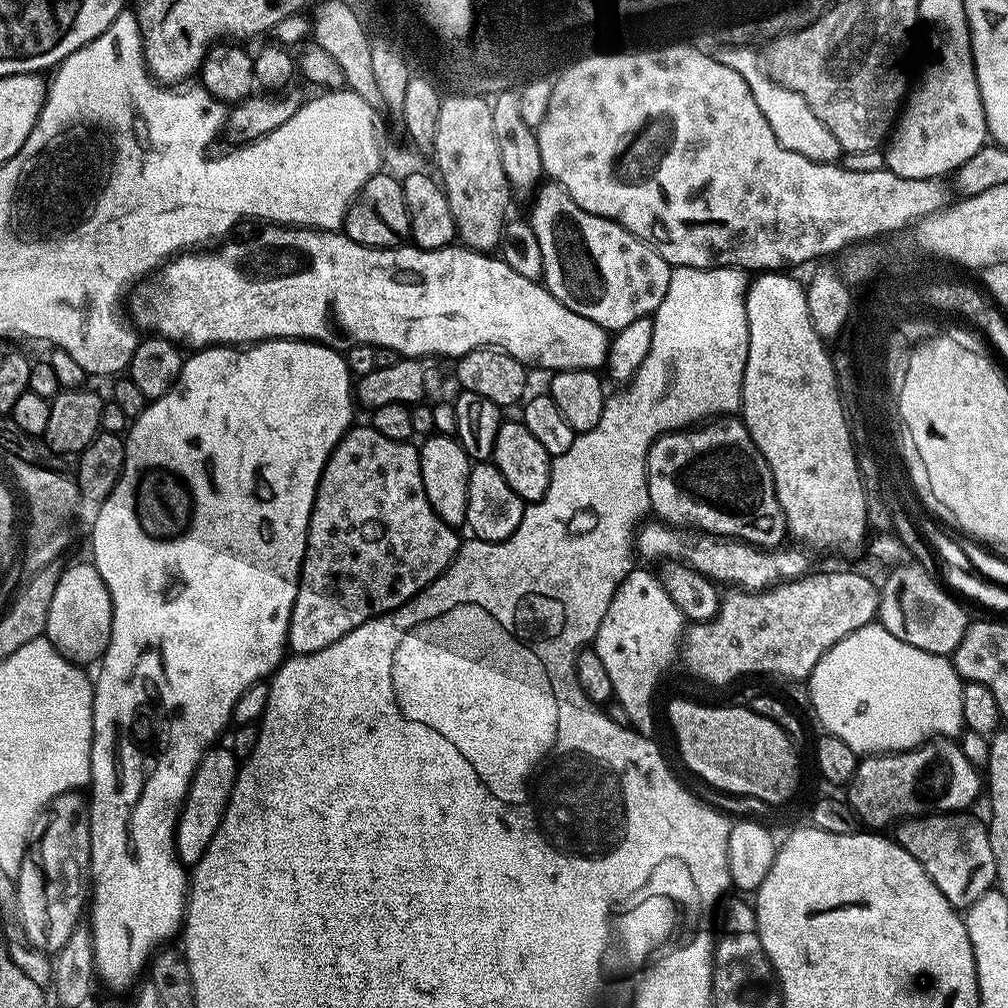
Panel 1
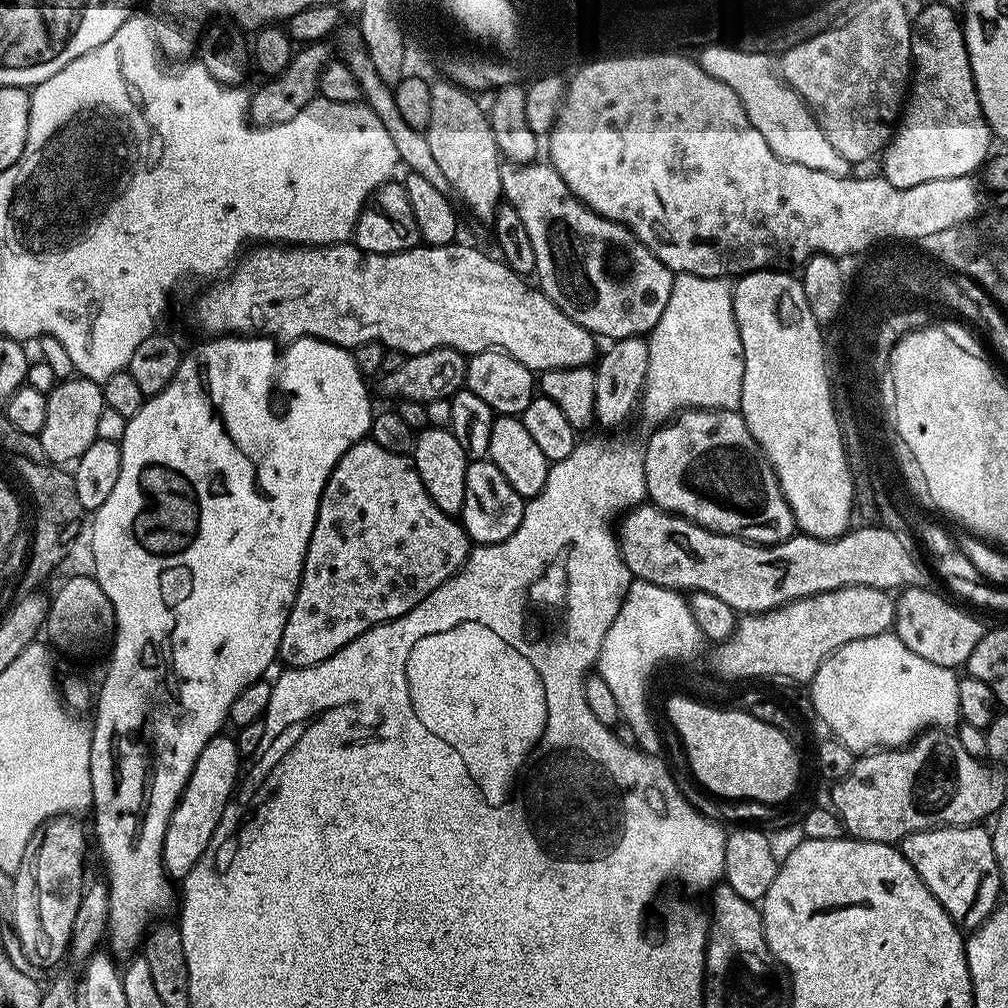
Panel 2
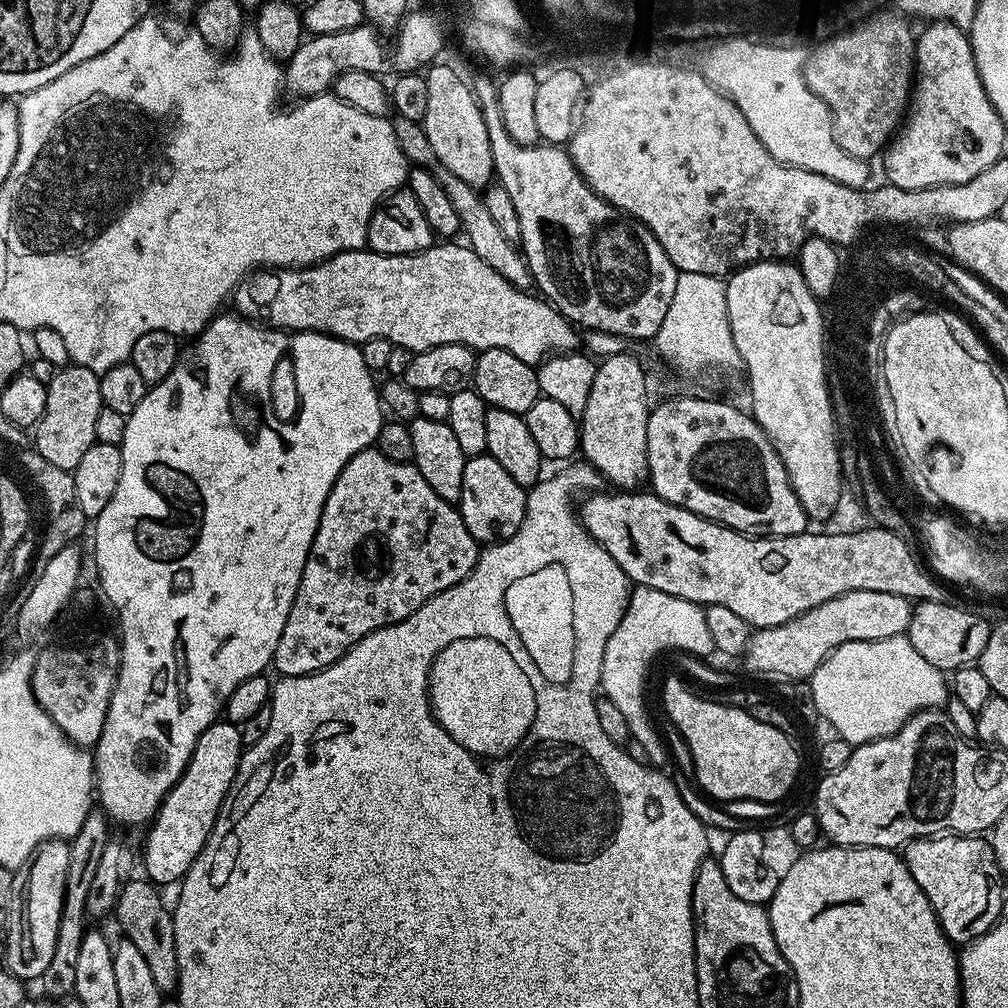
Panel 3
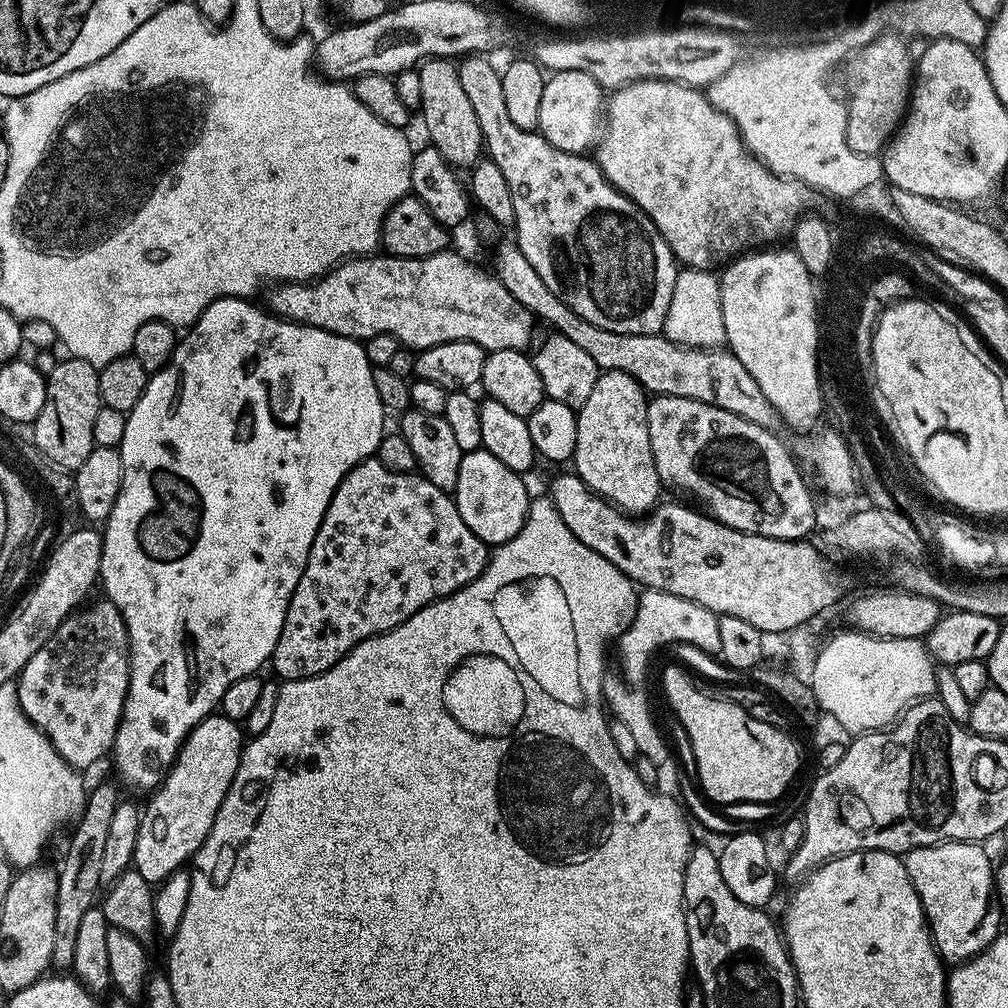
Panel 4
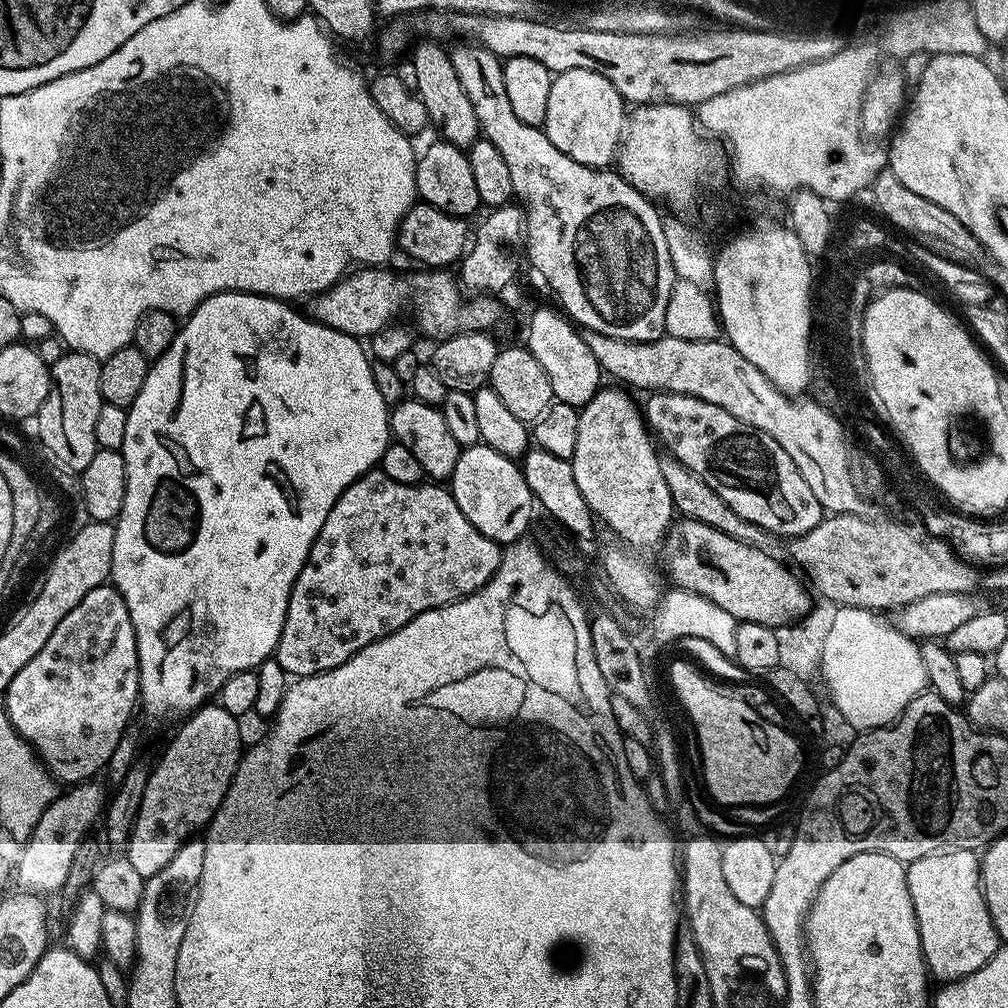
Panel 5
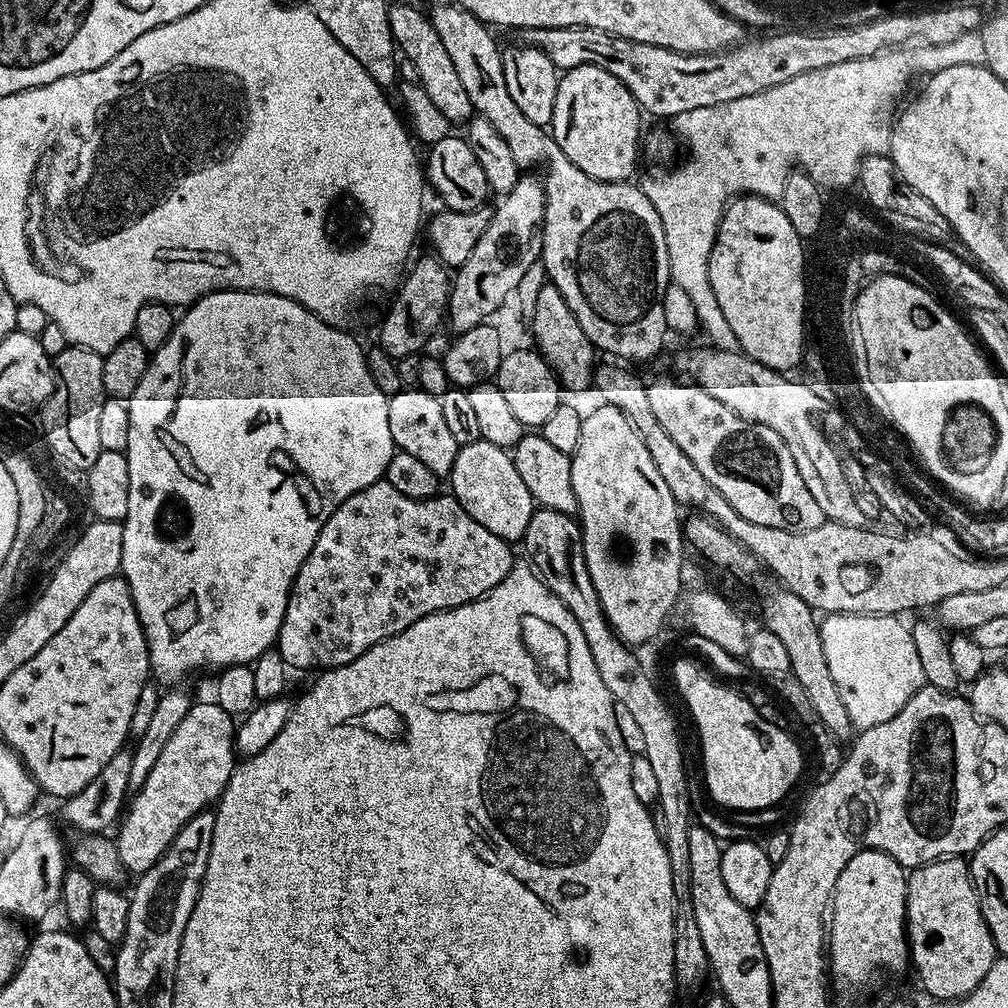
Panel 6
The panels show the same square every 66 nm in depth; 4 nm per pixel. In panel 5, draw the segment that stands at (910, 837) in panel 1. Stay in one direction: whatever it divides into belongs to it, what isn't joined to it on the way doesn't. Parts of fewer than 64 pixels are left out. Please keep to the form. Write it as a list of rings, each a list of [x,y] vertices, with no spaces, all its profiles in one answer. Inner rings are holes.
[[[949,848],[943,852],[907,861],[906,882],[910,898],[914,902],[922,954],[929,973],[935,979],[937,976],[940,982],[951,982],[974,974],[974,970],[982,970],[982,966],[986,966],[986,962],[994,958],[994,954],[1002,945],[1000,936],[992,925],[984,891],[980,888],[980,856],[971,848]]]

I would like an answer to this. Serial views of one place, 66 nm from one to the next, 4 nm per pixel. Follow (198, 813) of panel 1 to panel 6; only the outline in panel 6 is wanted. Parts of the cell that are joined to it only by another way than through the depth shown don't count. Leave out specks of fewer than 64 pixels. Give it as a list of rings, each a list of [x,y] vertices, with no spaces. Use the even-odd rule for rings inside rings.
[[[215,702],[193,703],[182,718],[178,730],[166,742],[154,770],[146,774],[146,782],[127,801],[126,811],[119,821],[120,833],[115,833],[118,854],[129,873],[150,870],[158,858],[174,842],[178,830],[198,813],[211,809],[219,801],[238,763],[234,718]]]

